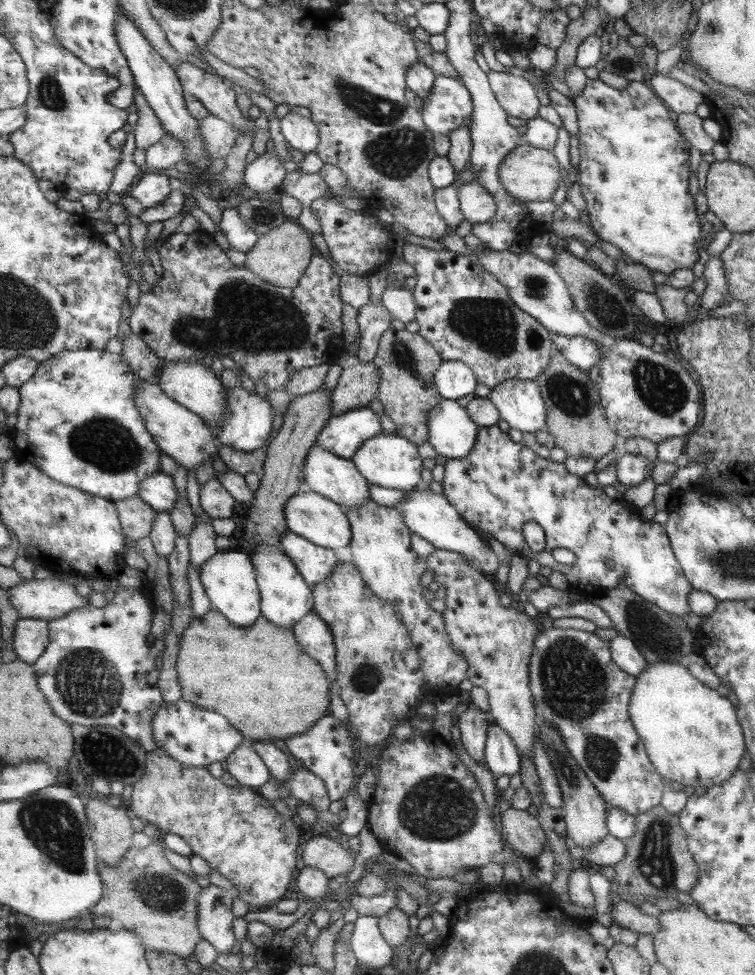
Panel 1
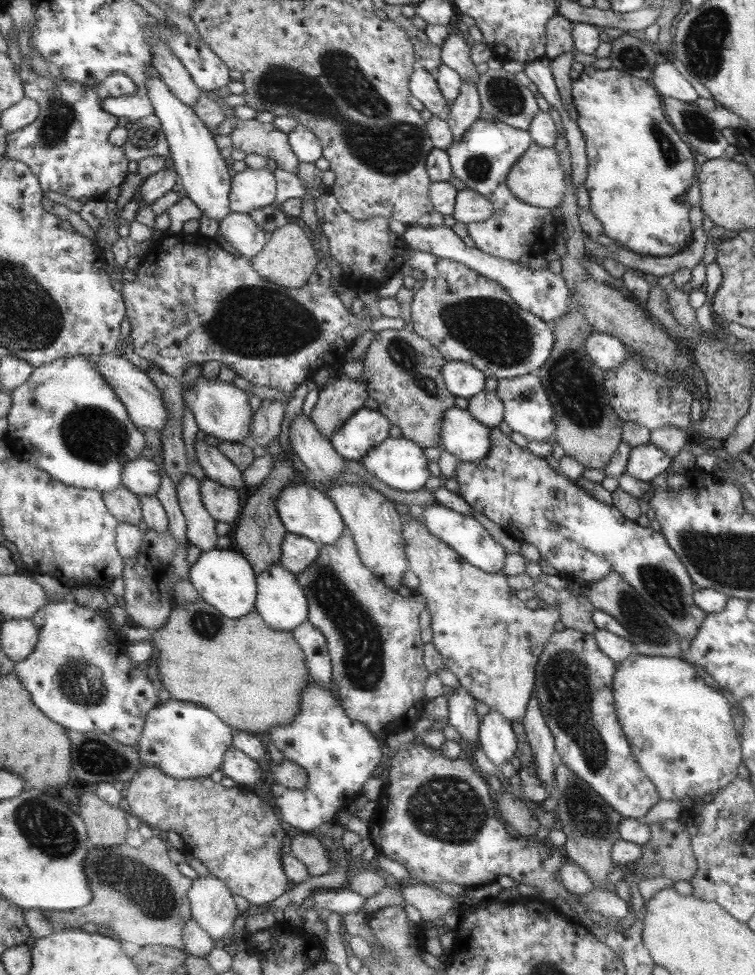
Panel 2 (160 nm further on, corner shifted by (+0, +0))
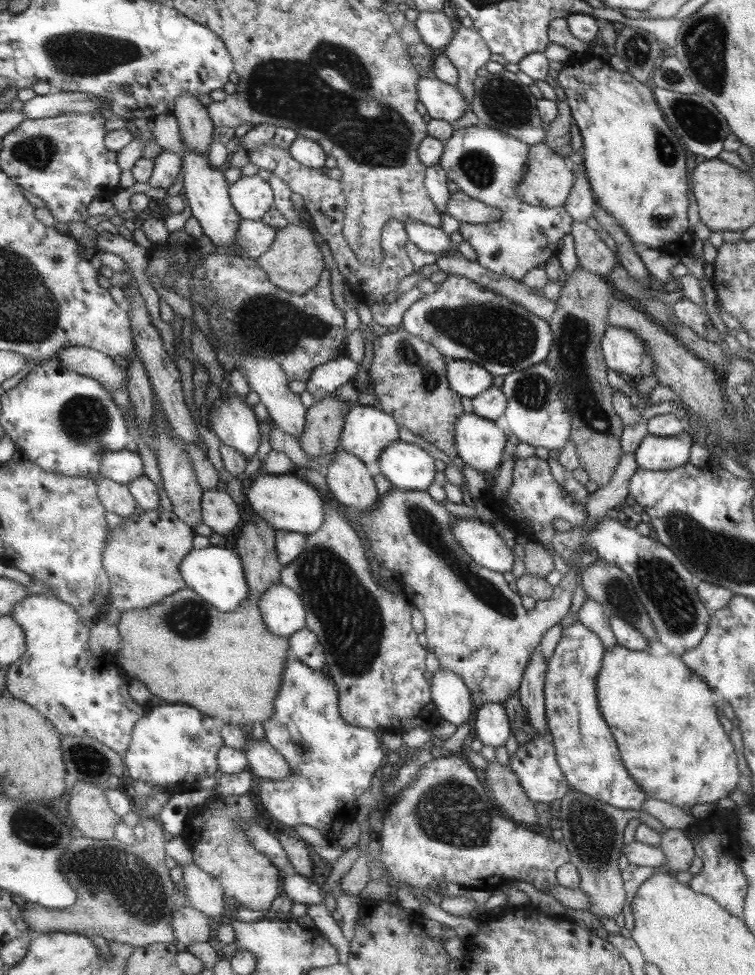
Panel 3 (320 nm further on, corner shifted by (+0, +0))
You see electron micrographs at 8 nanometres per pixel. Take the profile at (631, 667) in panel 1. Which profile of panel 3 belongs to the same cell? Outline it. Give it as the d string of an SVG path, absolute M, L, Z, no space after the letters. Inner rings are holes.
M585 595L583 603L576 616L578 621L592 630L600 637L601 644L604 648L617 645L611 625L608 621L608 614L604 611L603 606L590 596Z

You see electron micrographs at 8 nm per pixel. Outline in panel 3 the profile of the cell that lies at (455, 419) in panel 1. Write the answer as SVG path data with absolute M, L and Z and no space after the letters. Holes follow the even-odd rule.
M461 413L454 426L457 458L463 465L481 472L495 472L508 448L506 432L476 413Z

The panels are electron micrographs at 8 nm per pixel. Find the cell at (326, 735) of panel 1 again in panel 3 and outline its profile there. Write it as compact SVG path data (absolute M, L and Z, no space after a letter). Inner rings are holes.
M293 655L285 666L281 692L275 704L273 718L263 724L264 737L286 758L291 774L283 780L258 777L260 789L255 796L259 805L267 812L268 818L276 819L285 825L305 824L316 828L326 840L337 840L344 825L354 820L357 796L365 792L371 774L378 770L379 760L383 758L381 744L373 730L349 725L343 720L339 711L339 694L324 671L308 668Z

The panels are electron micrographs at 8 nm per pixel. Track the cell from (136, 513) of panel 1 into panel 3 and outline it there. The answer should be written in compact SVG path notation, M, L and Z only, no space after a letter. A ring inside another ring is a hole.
M105 477L97 478L96 483L98 484L101 502L109 513L128 517L140 510L129 485Z

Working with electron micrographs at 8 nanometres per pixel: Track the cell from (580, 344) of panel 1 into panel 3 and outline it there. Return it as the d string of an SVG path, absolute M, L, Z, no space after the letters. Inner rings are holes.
M608 326L600 347L607 368L623 377L638 379L654 374L653 361L644 342L627 328Z

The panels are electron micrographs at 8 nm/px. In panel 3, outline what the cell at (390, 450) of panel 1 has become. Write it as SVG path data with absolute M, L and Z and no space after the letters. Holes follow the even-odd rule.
M391 443L380 454L378 460L381 474L391 486L410 491L427 490L433 482L435 468L433 458L412 443Z

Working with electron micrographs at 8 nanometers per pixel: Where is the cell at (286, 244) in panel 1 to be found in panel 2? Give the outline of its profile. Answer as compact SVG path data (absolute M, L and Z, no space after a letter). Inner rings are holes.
M287 224L271 234L264 252L261 252L261 255L255 257L252 262L257 272L268 281L287 288L301 288L308 282L308 278L319 263L319 258L305 232L297 224Z

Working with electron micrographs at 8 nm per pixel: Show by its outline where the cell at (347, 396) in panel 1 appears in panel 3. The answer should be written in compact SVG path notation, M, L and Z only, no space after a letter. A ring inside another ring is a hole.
M330 394L327 398L313 403L306 409L299 448L311 458L331 454L340 446L340 434L344 426L344 416L349 408Z

